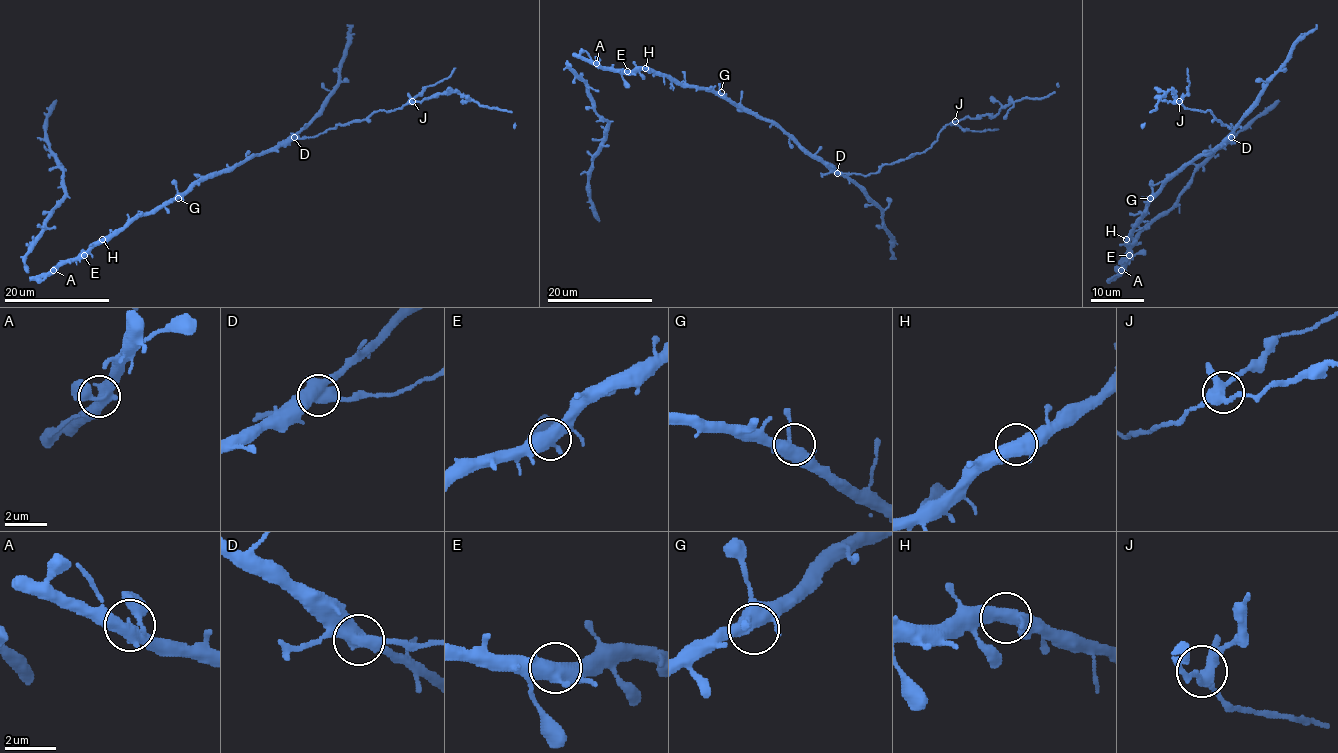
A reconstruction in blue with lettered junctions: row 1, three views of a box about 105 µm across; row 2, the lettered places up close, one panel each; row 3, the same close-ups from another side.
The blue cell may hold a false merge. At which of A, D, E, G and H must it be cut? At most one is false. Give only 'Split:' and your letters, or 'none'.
Split: D

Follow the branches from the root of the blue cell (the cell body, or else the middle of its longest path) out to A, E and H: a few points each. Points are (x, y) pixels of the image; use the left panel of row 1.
A: (175, 196), (149, 212), (135, 214), (122, 228), (94, 242), (82, 254), (63, 261), (53, 270)
E: (175, 196), (149, 212), (135, 214), (122, 228), (100, 239), (84, 255)
H: (175, 196), (149, 212), (135, 214), (122, 228), (102, 239)

